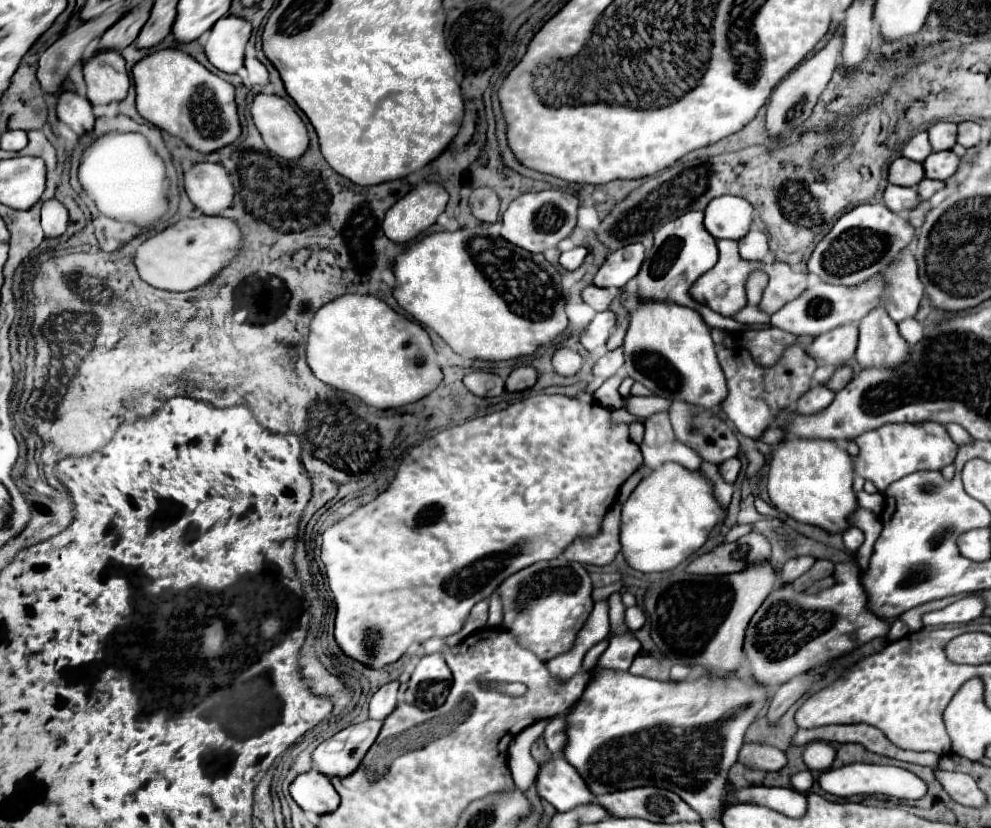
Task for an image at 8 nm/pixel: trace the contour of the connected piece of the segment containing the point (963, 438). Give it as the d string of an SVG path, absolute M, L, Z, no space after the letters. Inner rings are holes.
M950 423L950 425L946 425L946 429L948 429L950 437L952 437L958 445L968 445L968 443L974 441L974 439L970 437L970 433L968 433L962 425L954 425L954 423Z

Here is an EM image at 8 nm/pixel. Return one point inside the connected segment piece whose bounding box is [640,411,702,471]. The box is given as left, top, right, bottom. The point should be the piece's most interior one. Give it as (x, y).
(659, 445)

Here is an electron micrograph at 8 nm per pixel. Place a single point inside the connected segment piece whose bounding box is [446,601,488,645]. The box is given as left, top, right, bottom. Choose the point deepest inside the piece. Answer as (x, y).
(479, 615)

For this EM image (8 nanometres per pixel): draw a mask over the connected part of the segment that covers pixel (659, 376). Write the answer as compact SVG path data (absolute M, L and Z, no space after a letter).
M624 291L620 303L628 309L628 329L624 337L624 371L658 397L686 399L702 407L716 409L726 397L726 379L718 367L716 347L710 329L698 311L672 301L640 299Z

